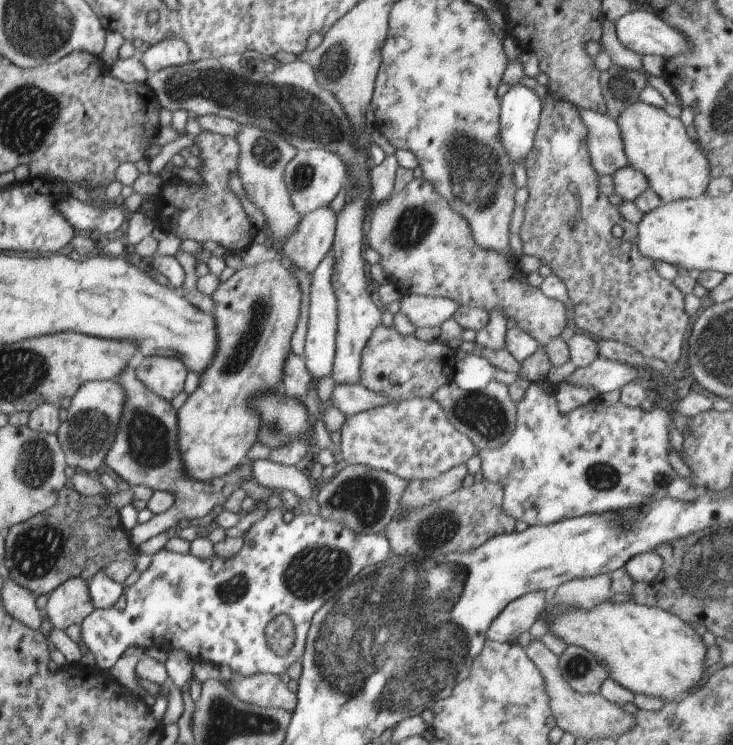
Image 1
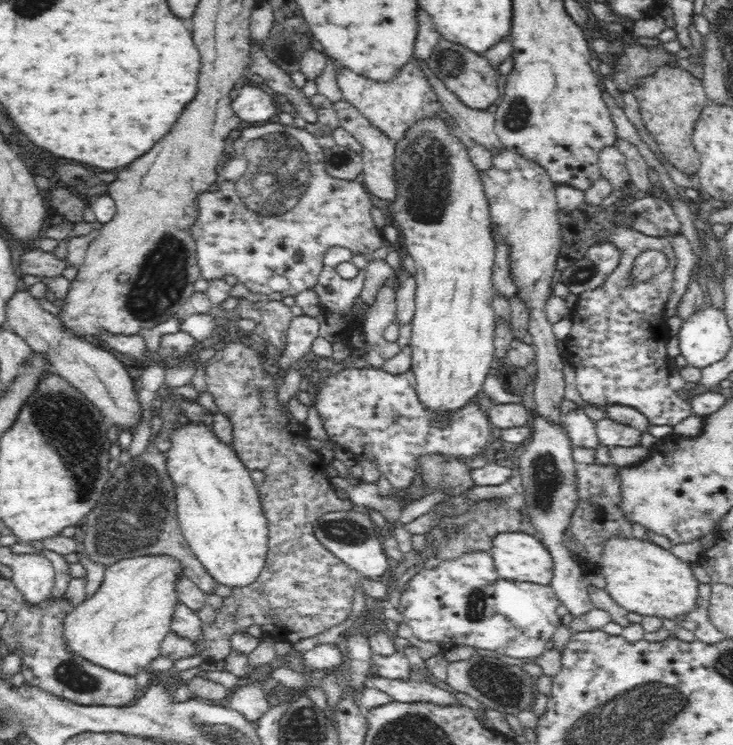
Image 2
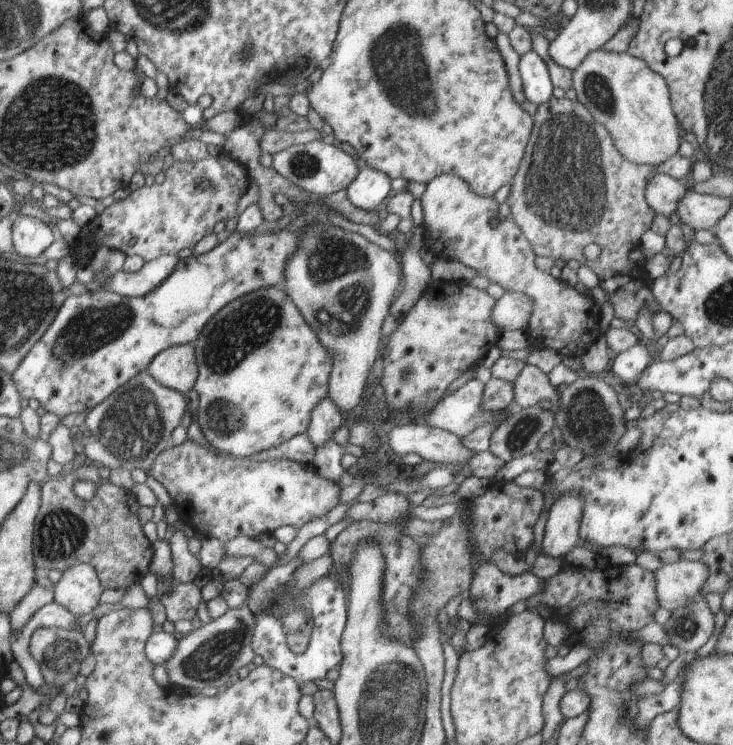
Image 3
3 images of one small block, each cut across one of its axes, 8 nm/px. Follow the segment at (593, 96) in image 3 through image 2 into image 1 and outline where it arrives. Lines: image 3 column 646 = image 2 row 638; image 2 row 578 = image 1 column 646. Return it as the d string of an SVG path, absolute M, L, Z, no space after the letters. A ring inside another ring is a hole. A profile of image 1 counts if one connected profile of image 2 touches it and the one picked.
M638 101L618 116L628 163L646 176L649 188L663 201L696 199L706 194L712 180L711 163L706 152L692 142L679 118L672 118L664 109Z

